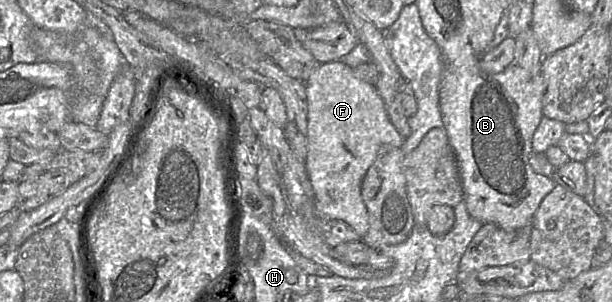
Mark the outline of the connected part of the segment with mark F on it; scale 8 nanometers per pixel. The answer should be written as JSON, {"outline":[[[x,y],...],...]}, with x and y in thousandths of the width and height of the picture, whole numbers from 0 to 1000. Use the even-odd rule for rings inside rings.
{"outline":[[[560,205],[525,209],[498,268],[503,348],[502,517],[498,553],[507,596],[513,689],[531,725],[559,728],[570,742],[588,785],[600,772],[601,702],[590,646],[590,609],[601,560],[613,536],[627,477],[657,487],[663,457],[647,430],[634,384],[629,338],[614,285],[585,258],[577,228]]]}

